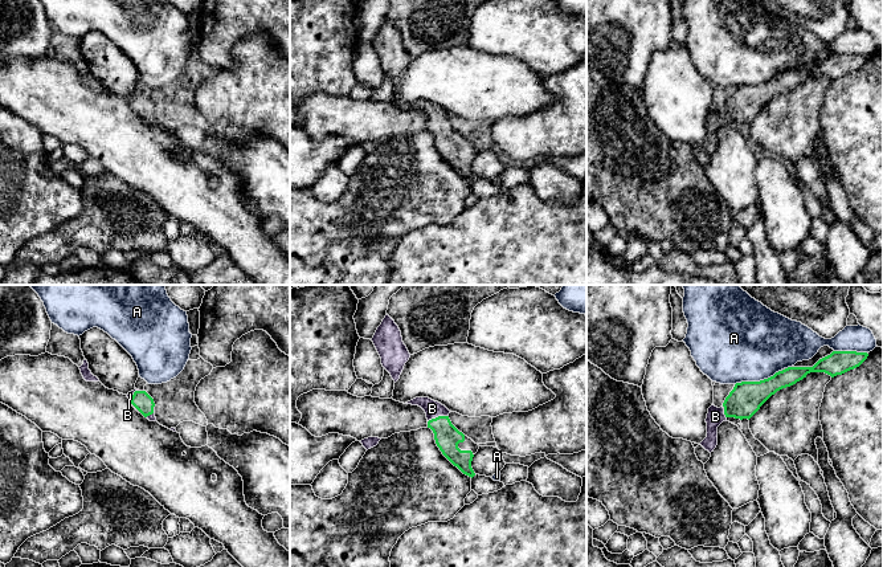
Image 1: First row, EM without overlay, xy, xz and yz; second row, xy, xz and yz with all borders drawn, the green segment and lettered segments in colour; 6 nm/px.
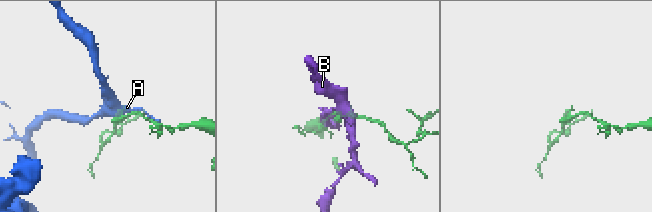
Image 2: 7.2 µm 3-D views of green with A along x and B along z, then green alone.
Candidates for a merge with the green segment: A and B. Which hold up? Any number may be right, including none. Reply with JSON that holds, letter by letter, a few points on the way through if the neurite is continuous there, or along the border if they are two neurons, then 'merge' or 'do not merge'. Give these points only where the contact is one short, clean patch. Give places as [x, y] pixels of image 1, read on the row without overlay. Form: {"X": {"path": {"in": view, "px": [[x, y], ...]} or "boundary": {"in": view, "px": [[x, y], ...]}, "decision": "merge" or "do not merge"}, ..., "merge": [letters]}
{"A": {"decision": "do not merge"}, "B": {"path": {"in": "xz", "px": [[446, 139], [437, 121], [432, 111]]}, "decision": "merge"}, "merge": ["B"]}

